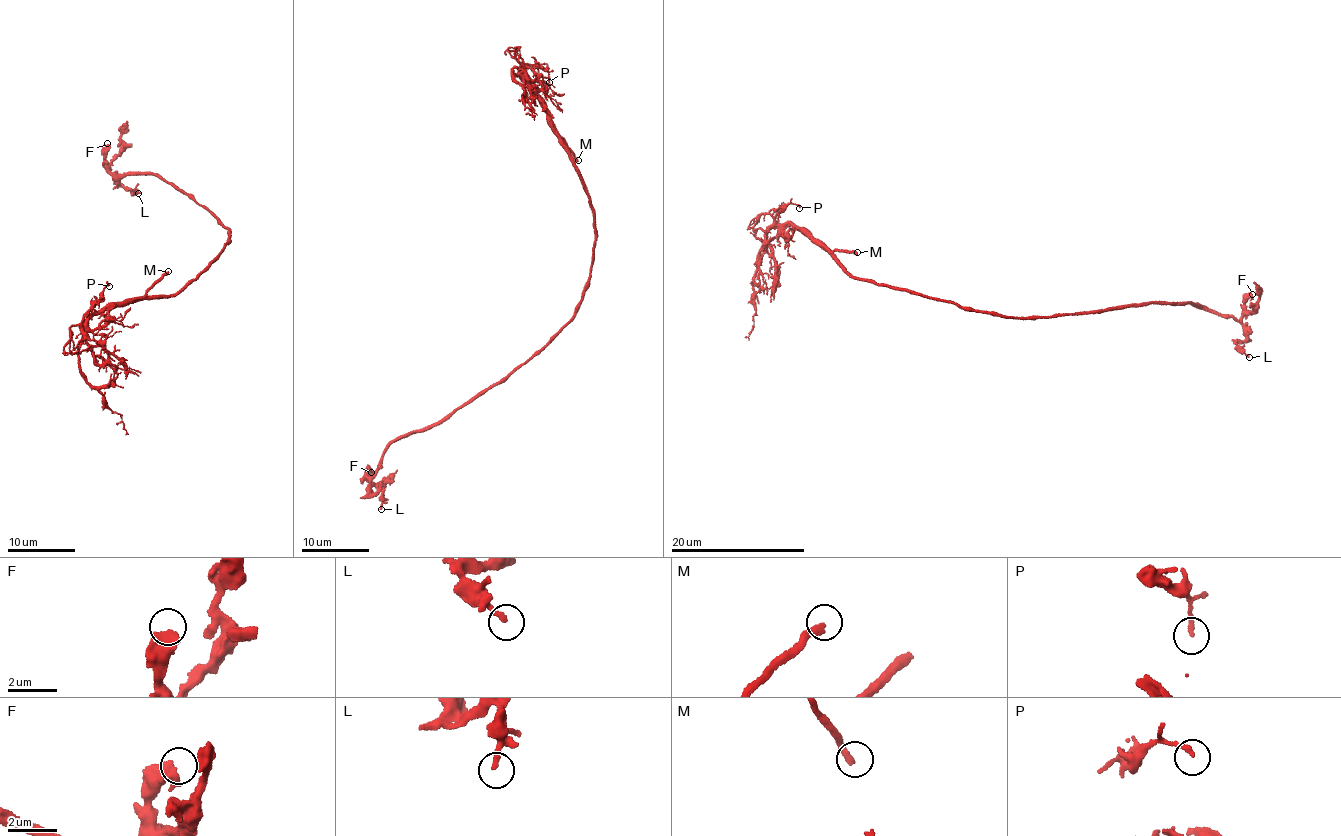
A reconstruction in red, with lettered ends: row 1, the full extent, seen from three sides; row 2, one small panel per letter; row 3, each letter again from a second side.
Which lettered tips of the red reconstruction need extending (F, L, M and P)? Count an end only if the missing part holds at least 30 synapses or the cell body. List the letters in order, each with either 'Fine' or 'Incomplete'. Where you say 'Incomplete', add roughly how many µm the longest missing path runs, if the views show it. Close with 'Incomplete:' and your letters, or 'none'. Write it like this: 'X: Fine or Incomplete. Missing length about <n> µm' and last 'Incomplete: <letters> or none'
F: Fine
L: Fine
M: Incomplete. Missing length about 110 µm
P: Fine
Incomplete: M

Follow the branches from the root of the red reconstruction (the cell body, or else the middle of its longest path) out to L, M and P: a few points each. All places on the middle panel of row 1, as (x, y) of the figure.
L: (585, 285), (575, 317), (555, 338), (445, 417), (383, 451), (368, 486), (381, 493), (381, 509)
M: (585, 285), (592, 270), (594, 245), (593, 210), (587, 187), (565, 148), (563, 137), (568, 150), (578, 160)
P: (585, 285), (595, 239), (590, 196), (520, 69), (533, 64), (547, 71), (549, 82)

